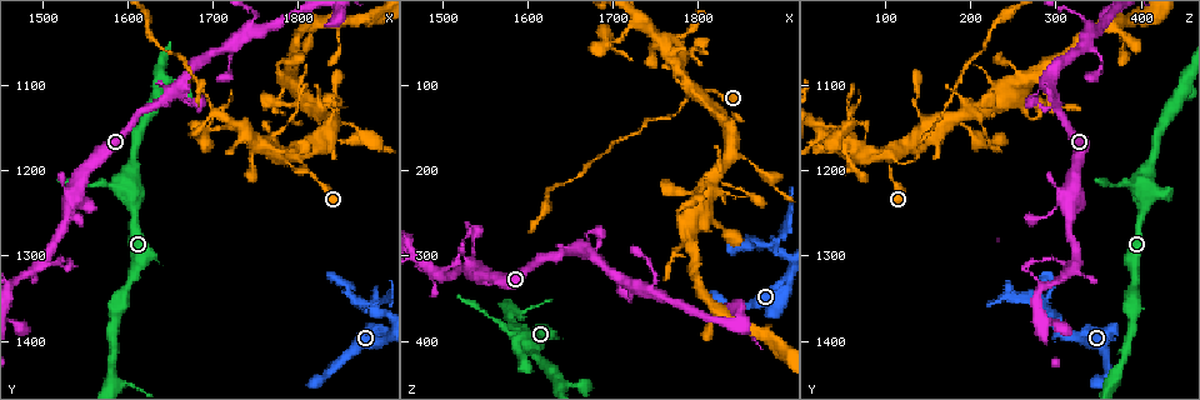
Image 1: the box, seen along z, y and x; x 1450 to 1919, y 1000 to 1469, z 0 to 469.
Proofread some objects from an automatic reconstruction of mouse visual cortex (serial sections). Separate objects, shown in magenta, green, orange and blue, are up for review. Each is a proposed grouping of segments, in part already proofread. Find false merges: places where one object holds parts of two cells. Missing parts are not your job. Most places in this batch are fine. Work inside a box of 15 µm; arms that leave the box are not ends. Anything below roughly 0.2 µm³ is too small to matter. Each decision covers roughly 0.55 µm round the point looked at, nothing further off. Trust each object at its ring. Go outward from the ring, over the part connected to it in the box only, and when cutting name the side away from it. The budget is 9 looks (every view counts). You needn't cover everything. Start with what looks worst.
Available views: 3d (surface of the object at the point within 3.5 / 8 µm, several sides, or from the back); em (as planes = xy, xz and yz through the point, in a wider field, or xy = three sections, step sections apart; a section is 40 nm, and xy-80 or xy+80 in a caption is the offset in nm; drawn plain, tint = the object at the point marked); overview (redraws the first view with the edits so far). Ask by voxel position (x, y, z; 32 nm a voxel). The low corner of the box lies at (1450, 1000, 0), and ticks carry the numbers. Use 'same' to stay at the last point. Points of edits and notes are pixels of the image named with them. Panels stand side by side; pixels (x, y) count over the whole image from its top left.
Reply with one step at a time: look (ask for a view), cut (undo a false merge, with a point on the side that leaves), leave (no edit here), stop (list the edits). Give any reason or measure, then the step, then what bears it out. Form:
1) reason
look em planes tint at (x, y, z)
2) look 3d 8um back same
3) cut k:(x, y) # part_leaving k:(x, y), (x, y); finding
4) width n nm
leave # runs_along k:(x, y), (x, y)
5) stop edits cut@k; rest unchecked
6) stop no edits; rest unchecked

small branch off a trunk
look 3d 3.5um back at (1805, 1185, 110)

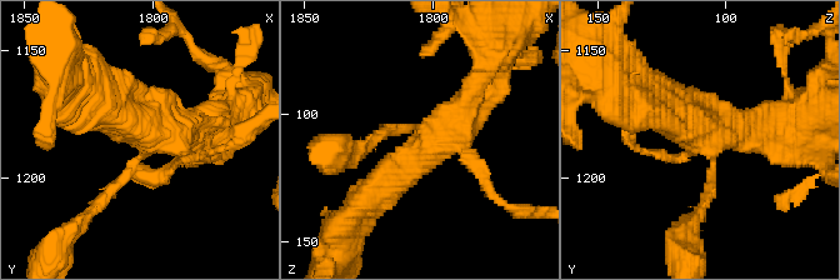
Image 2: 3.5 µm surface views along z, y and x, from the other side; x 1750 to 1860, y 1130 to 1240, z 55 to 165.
look em xy step 1 tint at (1799, 1186, 109)

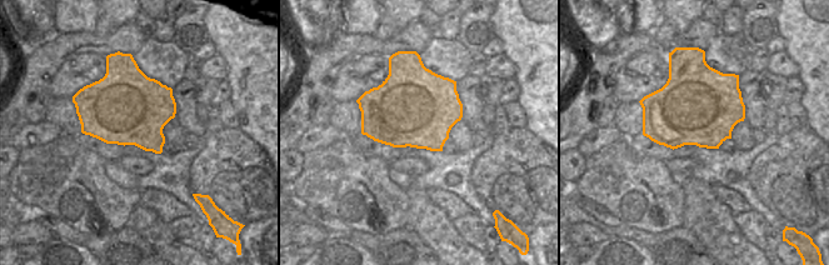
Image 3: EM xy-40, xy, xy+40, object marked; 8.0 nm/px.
look em xy step 5 tint same

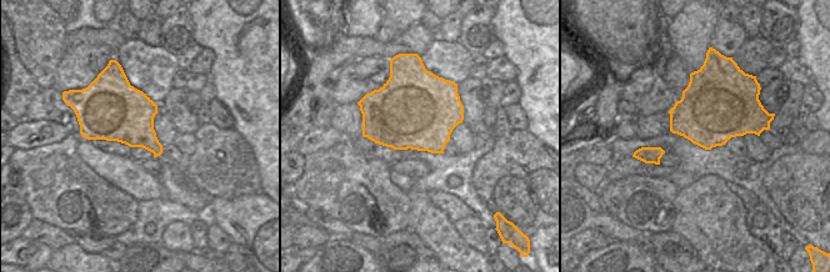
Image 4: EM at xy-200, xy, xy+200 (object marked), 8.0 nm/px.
cut 2:(489, 189) # two cells meet here

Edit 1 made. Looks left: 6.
redraw
look overview

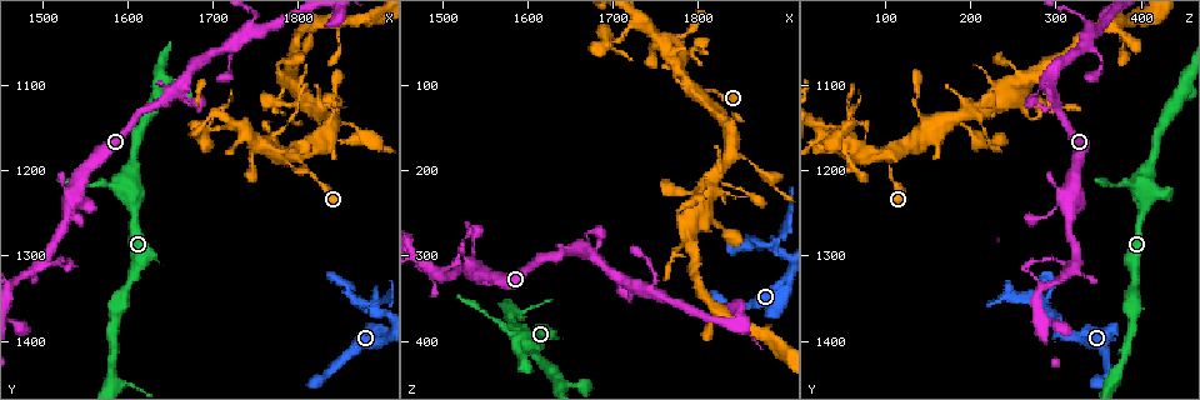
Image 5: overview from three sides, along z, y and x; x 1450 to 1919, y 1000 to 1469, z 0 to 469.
abrupt turn
look 3d 3.5um at (1710, 1150, 40)

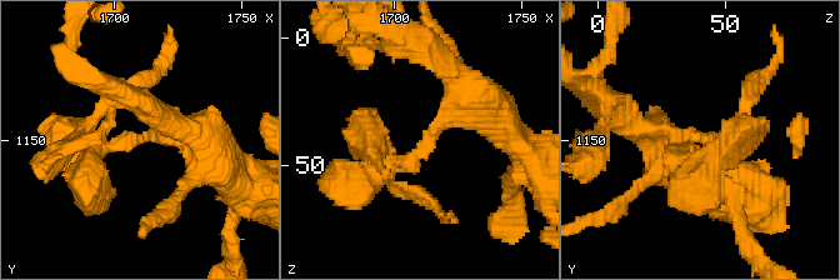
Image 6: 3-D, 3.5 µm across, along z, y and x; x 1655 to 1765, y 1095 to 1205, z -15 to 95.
arm_widths 250, 300 nm; need the tissue
look em planes tint at (1710, 1149, 43)

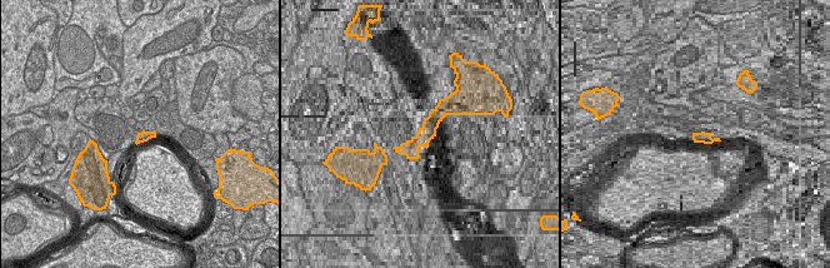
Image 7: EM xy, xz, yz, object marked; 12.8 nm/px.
leave # runs_along 6:(205, 138), (98, 145), (90, 169); all the same cell

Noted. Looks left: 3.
calibre changes
look 3d 3.5um at (1895, 1370, 295)

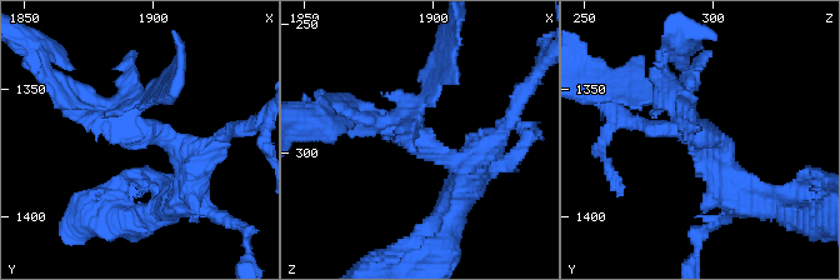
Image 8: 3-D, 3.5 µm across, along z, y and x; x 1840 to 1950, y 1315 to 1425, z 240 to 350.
shape alone is not enough
look em planes tint at (1899, 1368, 299)

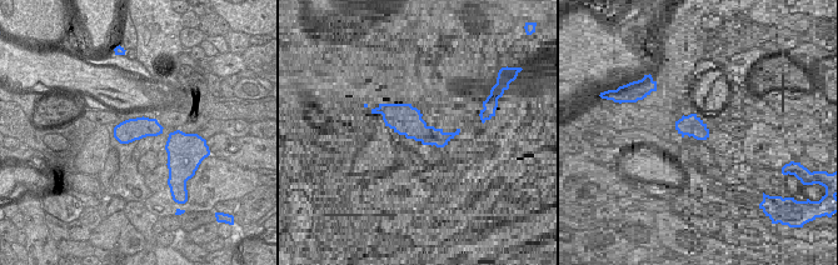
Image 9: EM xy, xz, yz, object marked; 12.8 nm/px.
cut it another way
look em xy step 3 tint same

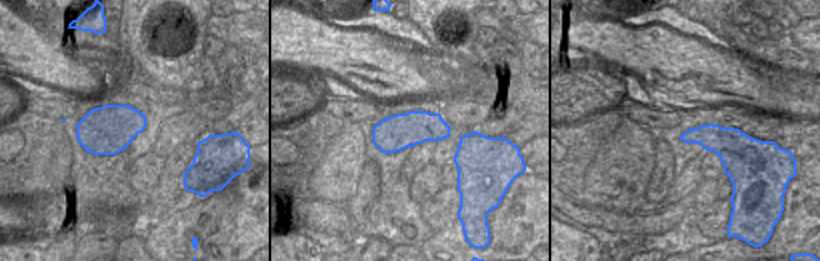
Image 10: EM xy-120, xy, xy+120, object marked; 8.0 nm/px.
cut 8:(651, 93) # a second cell is stuck on

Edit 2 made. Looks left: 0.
stop edits cut@2, cut@8; rest unchecked

